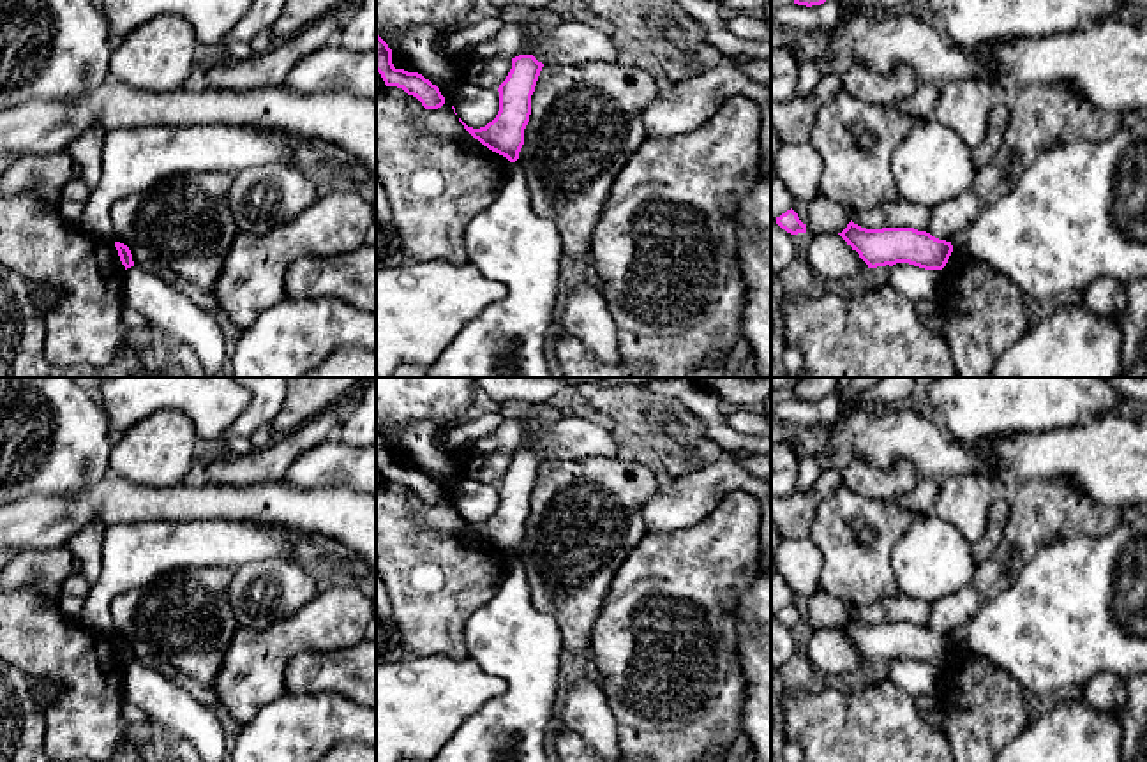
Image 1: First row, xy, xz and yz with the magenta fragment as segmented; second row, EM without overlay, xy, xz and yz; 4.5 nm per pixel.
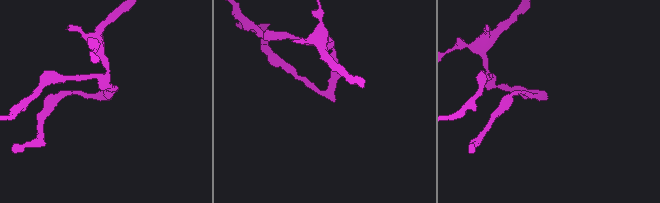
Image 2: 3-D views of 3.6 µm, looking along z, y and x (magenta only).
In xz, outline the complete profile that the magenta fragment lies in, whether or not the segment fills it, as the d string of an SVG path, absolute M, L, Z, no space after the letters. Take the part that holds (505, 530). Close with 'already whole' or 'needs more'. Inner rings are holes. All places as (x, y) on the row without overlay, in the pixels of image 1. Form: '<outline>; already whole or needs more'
M519 450L519 452L512 453L512 464L506 471L506 474L498 483L499 506L498 506L496 513L480 524L468 522L459 513L459 517L475 534L478 534L489 545L506 552L510 557L515 557L519 554L519 547L524 540L524 524L526 524L526 520L529 517L529 510L531 510L531 490L535 487L542 462L544 462L544 459L538 457L533 450Z; already whole

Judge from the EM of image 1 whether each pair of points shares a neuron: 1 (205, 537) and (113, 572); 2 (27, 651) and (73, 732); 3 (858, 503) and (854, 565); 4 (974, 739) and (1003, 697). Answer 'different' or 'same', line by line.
1: same
2: same
3: same
4: same

